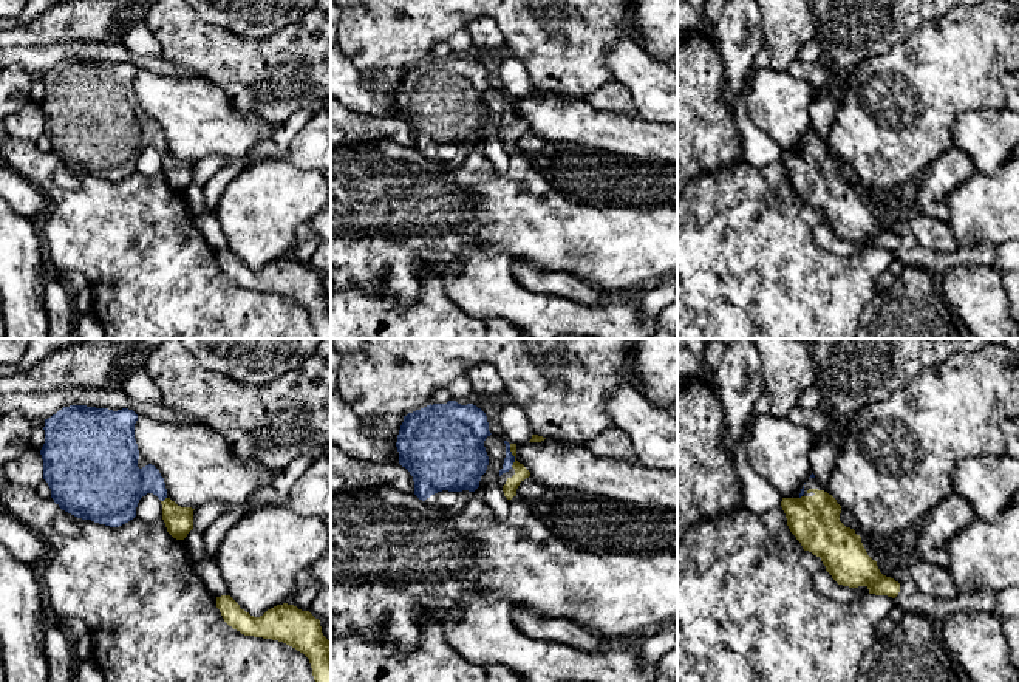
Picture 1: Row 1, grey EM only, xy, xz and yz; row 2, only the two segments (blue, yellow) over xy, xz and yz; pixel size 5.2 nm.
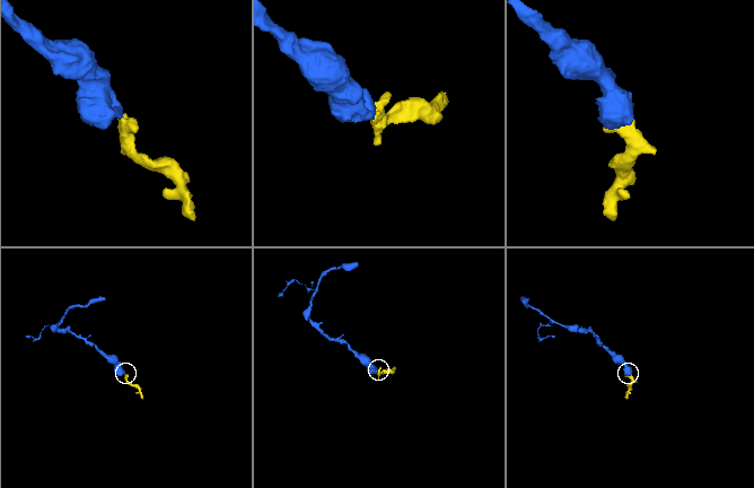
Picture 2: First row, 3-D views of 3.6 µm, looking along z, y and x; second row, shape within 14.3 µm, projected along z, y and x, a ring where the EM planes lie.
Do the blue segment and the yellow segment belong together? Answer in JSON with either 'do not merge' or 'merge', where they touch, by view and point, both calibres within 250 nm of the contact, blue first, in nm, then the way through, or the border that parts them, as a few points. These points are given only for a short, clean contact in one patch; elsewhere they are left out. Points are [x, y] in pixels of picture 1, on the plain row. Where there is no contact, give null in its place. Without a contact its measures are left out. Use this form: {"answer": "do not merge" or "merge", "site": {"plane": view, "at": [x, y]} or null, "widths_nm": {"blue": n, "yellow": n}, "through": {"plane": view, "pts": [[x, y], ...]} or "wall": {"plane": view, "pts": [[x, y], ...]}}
{"answer": "merge", "site": {"plane": "xz", "at": [512, 109]}, "widths_nm": {"blue": 60, "yellow": 70}, "through": {"plane": "xz", "pts": [[509, 113], [512, 109], [518, 130], [511, 139]]}}

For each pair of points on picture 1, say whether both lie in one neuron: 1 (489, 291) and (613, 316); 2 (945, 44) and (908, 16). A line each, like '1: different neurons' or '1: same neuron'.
1: same neuron
2: different neurons

